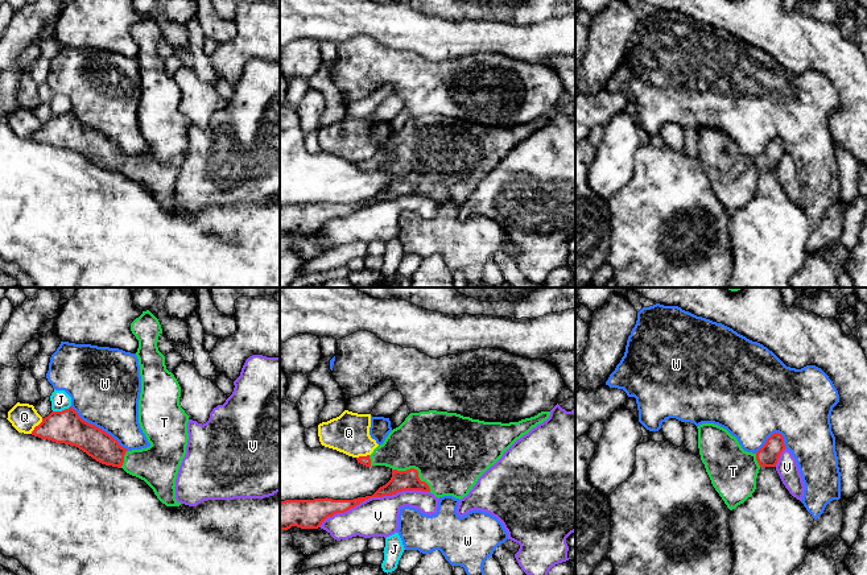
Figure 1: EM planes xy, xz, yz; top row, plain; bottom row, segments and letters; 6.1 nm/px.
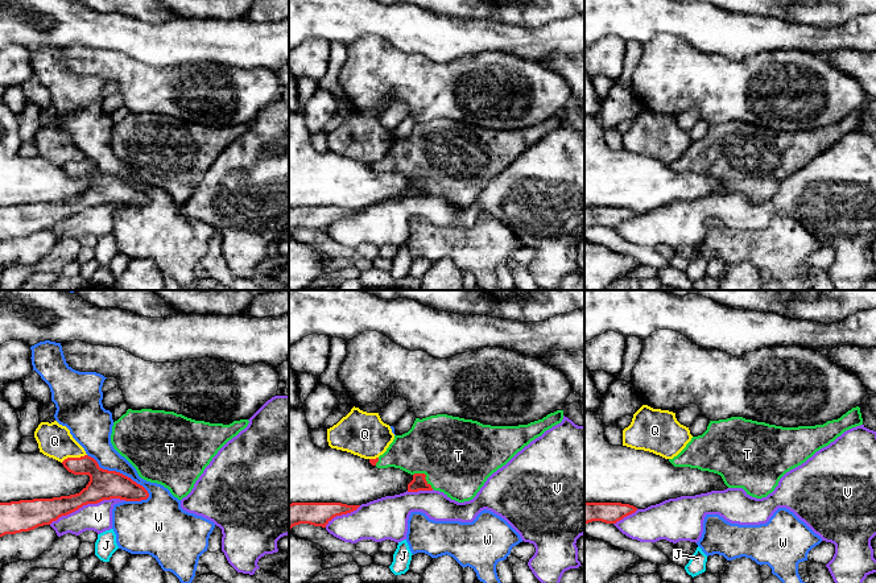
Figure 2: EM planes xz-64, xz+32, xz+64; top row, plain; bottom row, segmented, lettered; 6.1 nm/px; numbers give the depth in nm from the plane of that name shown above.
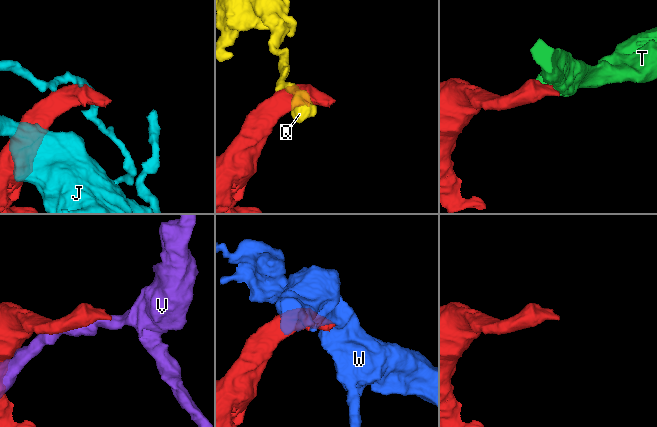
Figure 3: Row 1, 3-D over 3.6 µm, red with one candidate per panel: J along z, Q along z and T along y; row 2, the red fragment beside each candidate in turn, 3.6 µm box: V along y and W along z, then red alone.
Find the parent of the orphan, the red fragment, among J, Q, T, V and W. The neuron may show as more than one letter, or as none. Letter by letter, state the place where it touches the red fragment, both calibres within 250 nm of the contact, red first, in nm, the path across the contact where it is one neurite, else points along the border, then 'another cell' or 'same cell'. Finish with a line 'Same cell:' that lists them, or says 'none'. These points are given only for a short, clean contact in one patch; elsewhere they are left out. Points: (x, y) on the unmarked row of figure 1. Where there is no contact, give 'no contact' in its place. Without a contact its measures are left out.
J: xy (62, 115) | 200/110 nm | another cell
Q: xy (36, 131) | 200/170 nm | another cell
T: xz (416, 174) | 130/460 nm | across xz (401, 185), (416, 174), (429, 161), (450, 156) | same cell
V: xz (374, 201) | 130/240 nm | another cell
W: xy (98, 132) | 200/440 nm | another cell
Same cell: T

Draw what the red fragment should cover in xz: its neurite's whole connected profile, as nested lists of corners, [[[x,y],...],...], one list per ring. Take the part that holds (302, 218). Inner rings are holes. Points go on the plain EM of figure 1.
[[[420,116],[410,117],[405,125],[396,133],[393,133],[384,148],[377,150],[371,160],[356,162],[358,167],[371,170],[385,170],[392,174],[391,185],[380,191],[372,200],[358,202],[354,204],[333,204],[333,203],[314,203],[314,204],[285,204],[280,207],[280,236],[288,235],[292,231],[301,233],[318,233],[327,222],[333,222],[337,218],[344,218],[351,212],[355,212],[360,207],[371,202],[392,200],[402,195],[422,195],[430,197],[435,202],[453,200],[455,203],[463,203],[468,199],[478,183],[494,170],[503,158],[523,140],[528,138],[533,132],[546,125],[550,116],[541,116],[534,121],[521,124],[519,127],[484,127],[463,121],[457,117],[447,116]]]

